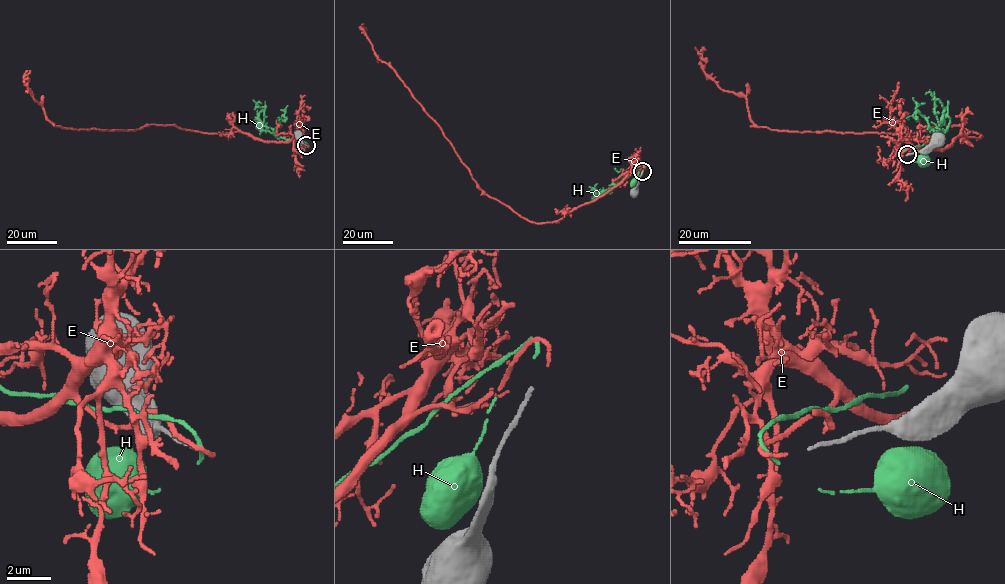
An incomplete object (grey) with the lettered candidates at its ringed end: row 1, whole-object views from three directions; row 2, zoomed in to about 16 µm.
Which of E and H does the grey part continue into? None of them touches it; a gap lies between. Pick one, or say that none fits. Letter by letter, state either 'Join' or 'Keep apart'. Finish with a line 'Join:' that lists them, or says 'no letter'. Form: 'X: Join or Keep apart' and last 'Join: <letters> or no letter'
E: Join
H: Keep apart
Join: E

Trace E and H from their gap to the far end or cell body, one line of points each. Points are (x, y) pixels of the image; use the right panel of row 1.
E: (904, 152), (982, 136), (944, 125), (916, 133), (757, 126), (746, 99), (705, 72), (704, 47)
H: (901, 157), (908, 162), (927, 163), (925, 161)

